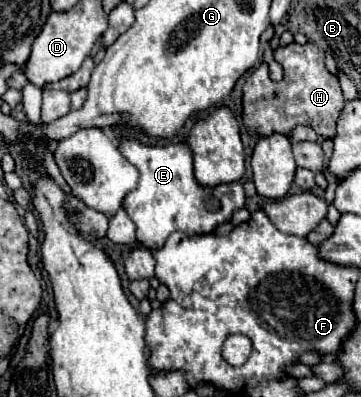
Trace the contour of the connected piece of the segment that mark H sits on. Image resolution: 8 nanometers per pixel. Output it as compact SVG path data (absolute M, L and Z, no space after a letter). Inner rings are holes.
M292 42L290 46L276 48L274 60L284 68L284 78L280 82L272 82L268 78L268 64L264 62L244 82L244 92L252 94L244 100L244 124L258 136L270 136L276 132L288 136L294 126L306 124L322 138L334 138L336 120L344 108L344 96L338 78L324 66L324 52L312 42L306 42L304 46Z

